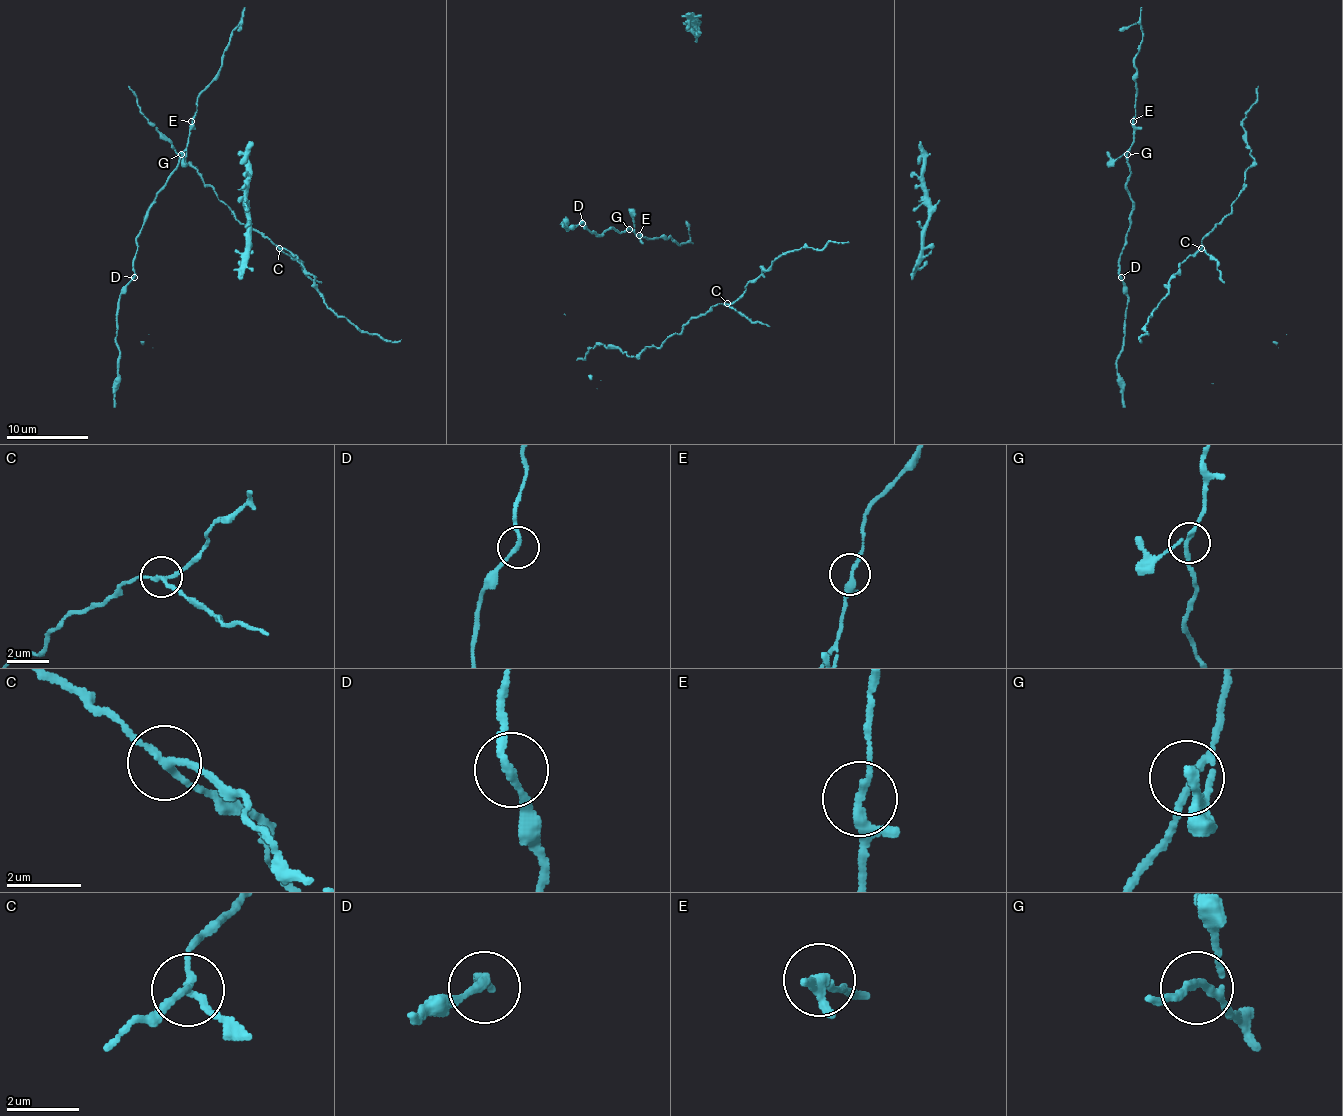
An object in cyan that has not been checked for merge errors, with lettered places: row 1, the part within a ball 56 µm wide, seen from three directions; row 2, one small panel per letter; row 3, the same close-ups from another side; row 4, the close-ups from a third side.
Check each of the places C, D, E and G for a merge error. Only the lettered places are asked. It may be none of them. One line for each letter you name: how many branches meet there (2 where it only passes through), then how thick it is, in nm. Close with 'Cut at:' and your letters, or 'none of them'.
C: 3 branches meet; 160 nm thick
Cut at: C

